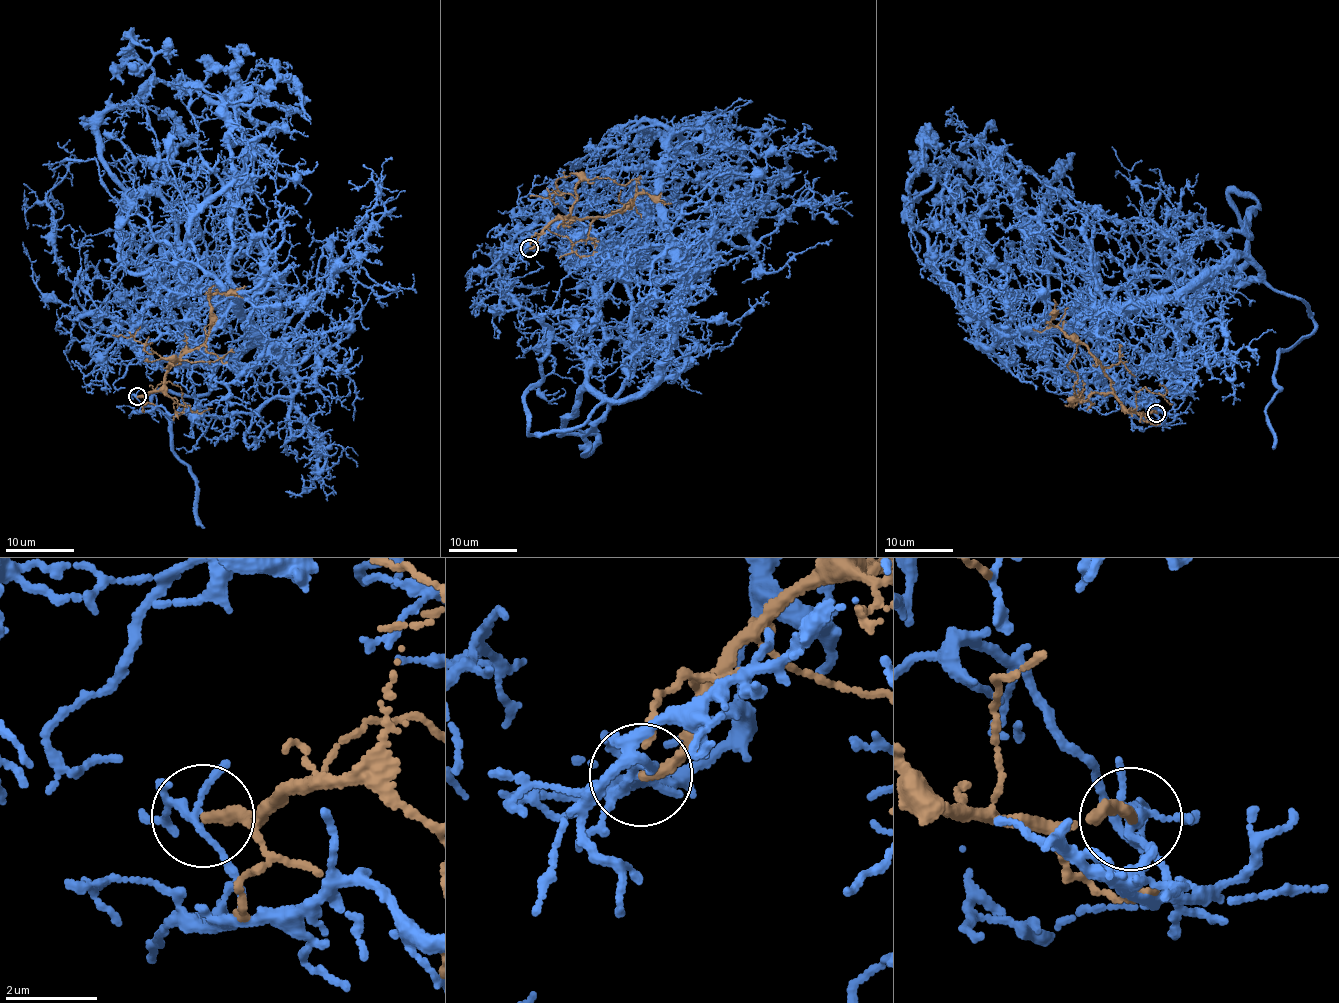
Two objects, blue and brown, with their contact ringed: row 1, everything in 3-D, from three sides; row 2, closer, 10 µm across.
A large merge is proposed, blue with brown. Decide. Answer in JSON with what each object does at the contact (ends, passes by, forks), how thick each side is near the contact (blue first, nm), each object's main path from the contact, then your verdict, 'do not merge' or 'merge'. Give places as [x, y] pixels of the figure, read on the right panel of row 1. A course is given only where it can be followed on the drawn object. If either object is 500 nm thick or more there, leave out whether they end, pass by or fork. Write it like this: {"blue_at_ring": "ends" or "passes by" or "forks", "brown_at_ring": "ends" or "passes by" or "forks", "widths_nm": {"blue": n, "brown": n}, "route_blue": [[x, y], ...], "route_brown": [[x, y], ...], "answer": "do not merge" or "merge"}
{"blue_at_ring": "forks", "brown_at_ring": "ends", "widths_nm": {"blue": 130, "brown": 240}, "route_blue": [[1156, 414], [1115, 317], [1025, 342], [1047, 272], [975, 163], [1003, 189]], "route_brown": [[1155, 413], [1127, 410], [1114, 394], [1097, 358], [1083, 344], [1078, 345], [1052, 325], [1056, 303], [1053, 299]], "answer": "do not merge"}

